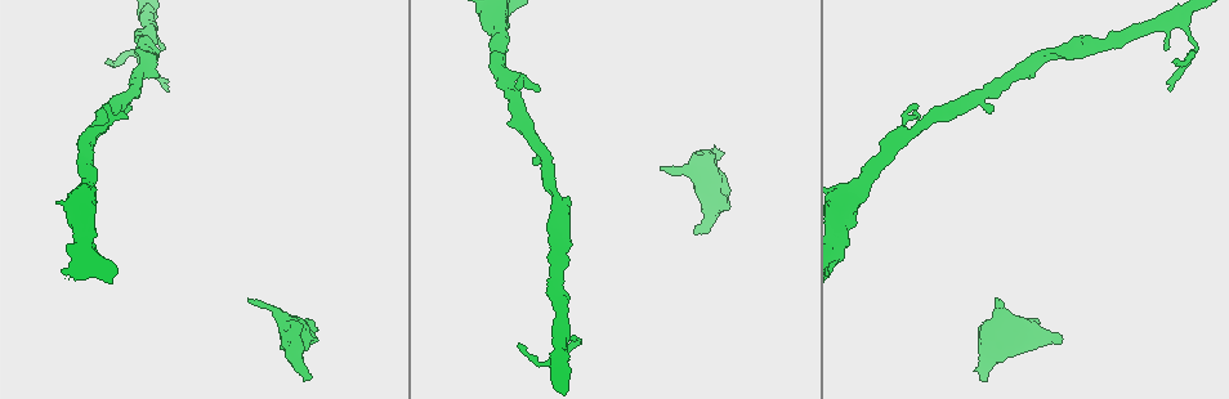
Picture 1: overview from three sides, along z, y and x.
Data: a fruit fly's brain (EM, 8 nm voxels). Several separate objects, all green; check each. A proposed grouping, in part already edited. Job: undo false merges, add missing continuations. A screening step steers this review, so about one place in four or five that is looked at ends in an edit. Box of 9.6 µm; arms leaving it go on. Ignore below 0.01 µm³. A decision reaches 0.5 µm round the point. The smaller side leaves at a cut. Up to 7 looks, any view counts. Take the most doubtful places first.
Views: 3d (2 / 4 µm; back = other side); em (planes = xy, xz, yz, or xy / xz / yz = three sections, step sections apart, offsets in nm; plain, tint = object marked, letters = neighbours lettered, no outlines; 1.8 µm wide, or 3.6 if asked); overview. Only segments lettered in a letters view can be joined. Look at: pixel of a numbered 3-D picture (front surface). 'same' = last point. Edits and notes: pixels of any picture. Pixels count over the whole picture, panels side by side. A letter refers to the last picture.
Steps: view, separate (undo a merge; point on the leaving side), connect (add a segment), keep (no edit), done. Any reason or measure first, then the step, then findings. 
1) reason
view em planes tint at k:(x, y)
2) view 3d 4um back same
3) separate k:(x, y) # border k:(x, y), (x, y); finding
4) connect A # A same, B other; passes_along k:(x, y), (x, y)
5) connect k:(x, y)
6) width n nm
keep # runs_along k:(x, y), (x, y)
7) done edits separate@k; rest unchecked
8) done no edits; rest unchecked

free end
view 3d 4um at 1:(1062, 341)

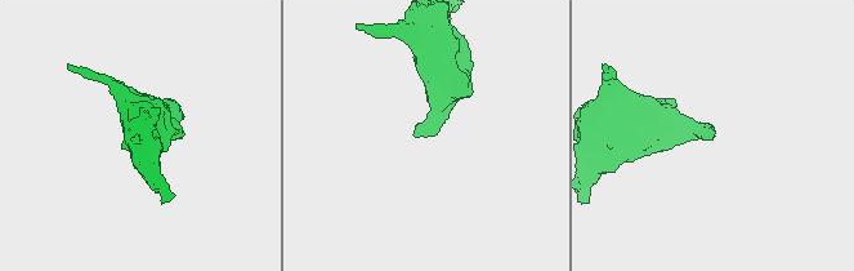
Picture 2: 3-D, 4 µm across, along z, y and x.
view em xy step 16 tint at 2:(711, 134)

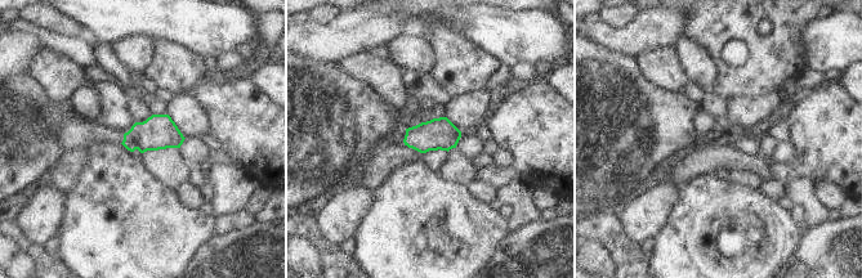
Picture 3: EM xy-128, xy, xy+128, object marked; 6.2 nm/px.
view em planes letters same

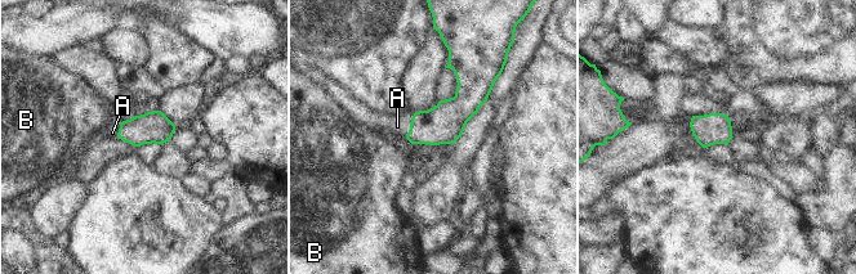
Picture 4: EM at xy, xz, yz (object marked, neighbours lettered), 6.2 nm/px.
connect A # A same, B other; passes_along 4:(444, 124), (410, 125), (397, 126); the neuron continues

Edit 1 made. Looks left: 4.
three-way junction
view em yz step 16 tint at 1:(560, 351)

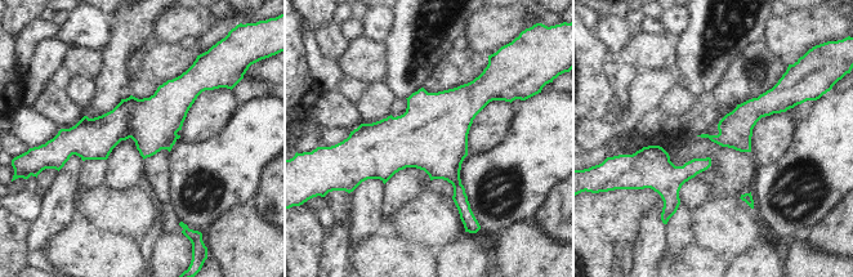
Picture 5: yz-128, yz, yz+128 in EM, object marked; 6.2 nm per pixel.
cut it another way
view em planes tint same

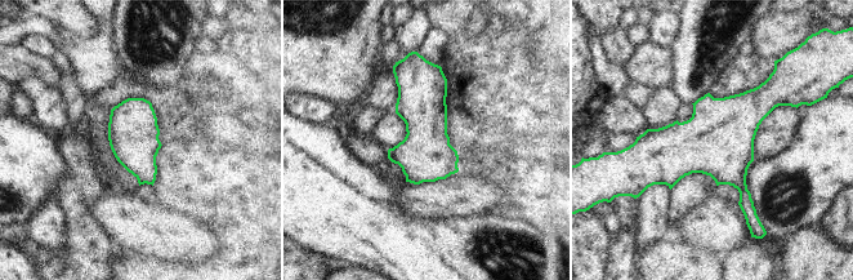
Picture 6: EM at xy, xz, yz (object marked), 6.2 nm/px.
see the neighbours
view em planes letters same

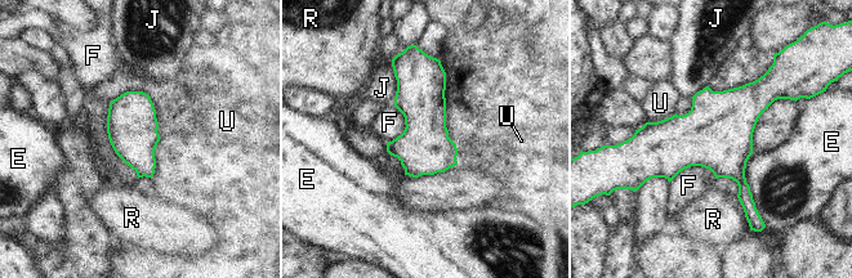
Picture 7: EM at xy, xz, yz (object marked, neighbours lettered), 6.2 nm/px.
width 320 nm
keep # E other, F other, J other, R other, U other; border 7:(108, 104), (108, 142), (138, 178); one neuron here

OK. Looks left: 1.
thin end
view em yz step 4 letters at 1:(126, 115)

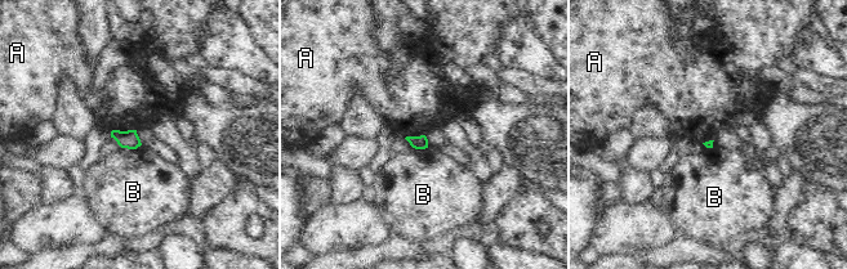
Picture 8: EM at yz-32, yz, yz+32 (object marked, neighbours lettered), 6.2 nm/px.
keep # A other, B other; border 8:(136, 129), (111, 131); none of them fits

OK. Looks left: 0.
done edits connect@4; rest unchecked

